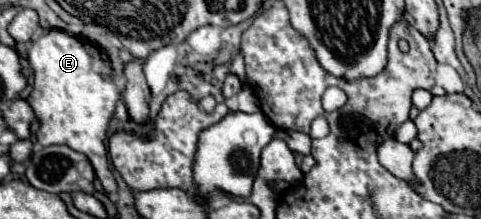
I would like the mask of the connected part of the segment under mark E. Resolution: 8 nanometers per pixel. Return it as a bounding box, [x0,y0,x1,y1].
[28,29,120,195]

